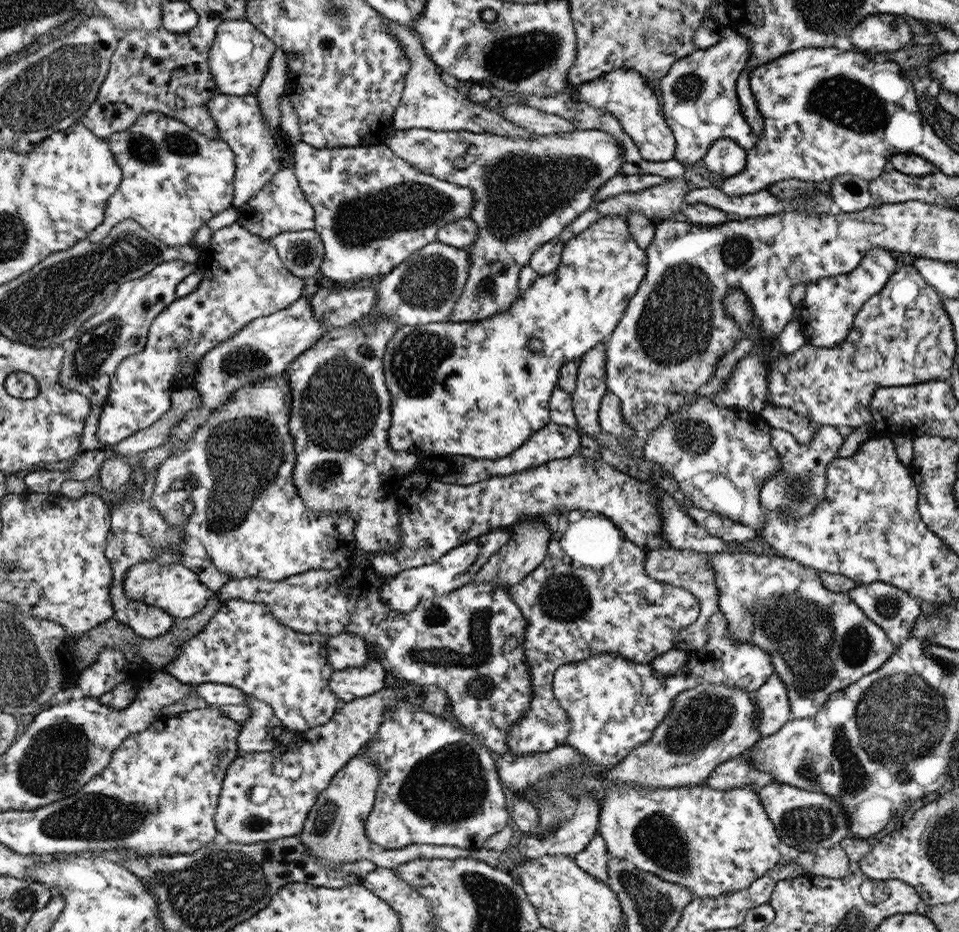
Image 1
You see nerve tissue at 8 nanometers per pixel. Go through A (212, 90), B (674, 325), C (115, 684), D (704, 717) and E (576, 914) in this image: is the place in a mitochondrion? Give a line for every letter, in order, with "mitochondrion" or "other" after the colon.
A: other
B: mitochondrion
C: other
D: mitochondrion
E: other

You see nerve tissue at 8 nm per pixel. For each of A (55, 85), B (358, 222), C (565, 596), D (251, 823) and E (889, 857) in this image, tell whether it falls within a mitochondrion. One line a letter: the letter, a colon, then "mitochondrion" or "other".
A: mitochondrion
B: mitochondrion
C: mitochondrion
D: mitochondrion
E: other

